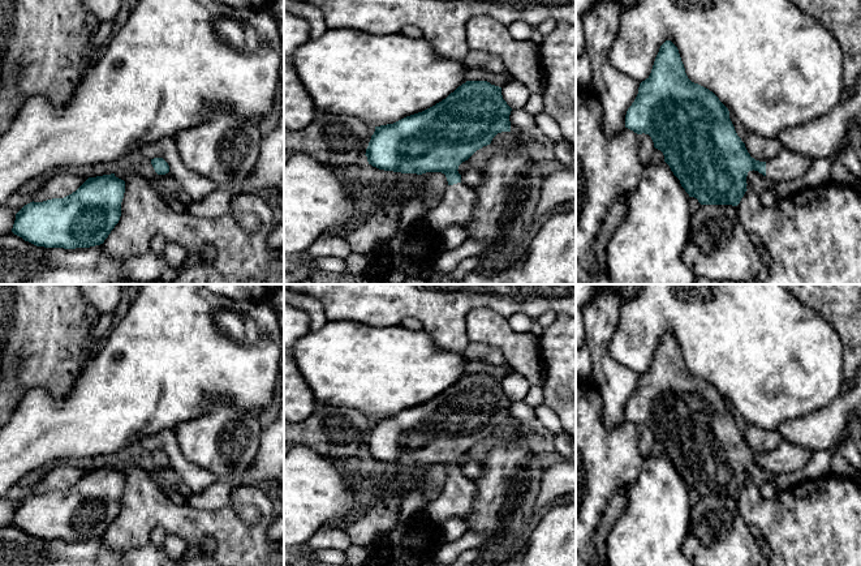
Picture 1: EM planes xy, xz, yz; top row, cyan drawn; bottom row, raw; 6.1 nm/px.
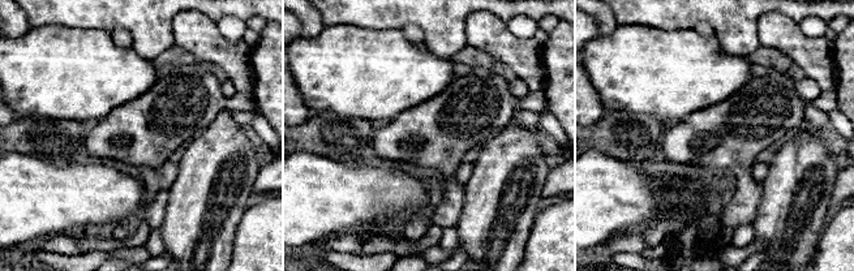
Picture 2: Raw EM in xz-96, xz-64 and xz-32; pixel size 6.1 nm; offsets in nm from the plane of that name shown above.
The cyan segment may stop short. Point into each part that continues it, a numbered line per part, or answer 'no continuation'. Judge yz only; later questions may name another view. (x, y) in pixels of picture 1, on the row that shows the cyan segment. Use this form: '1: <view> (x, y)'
1: yz (787, 166)

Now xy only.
no continuation

